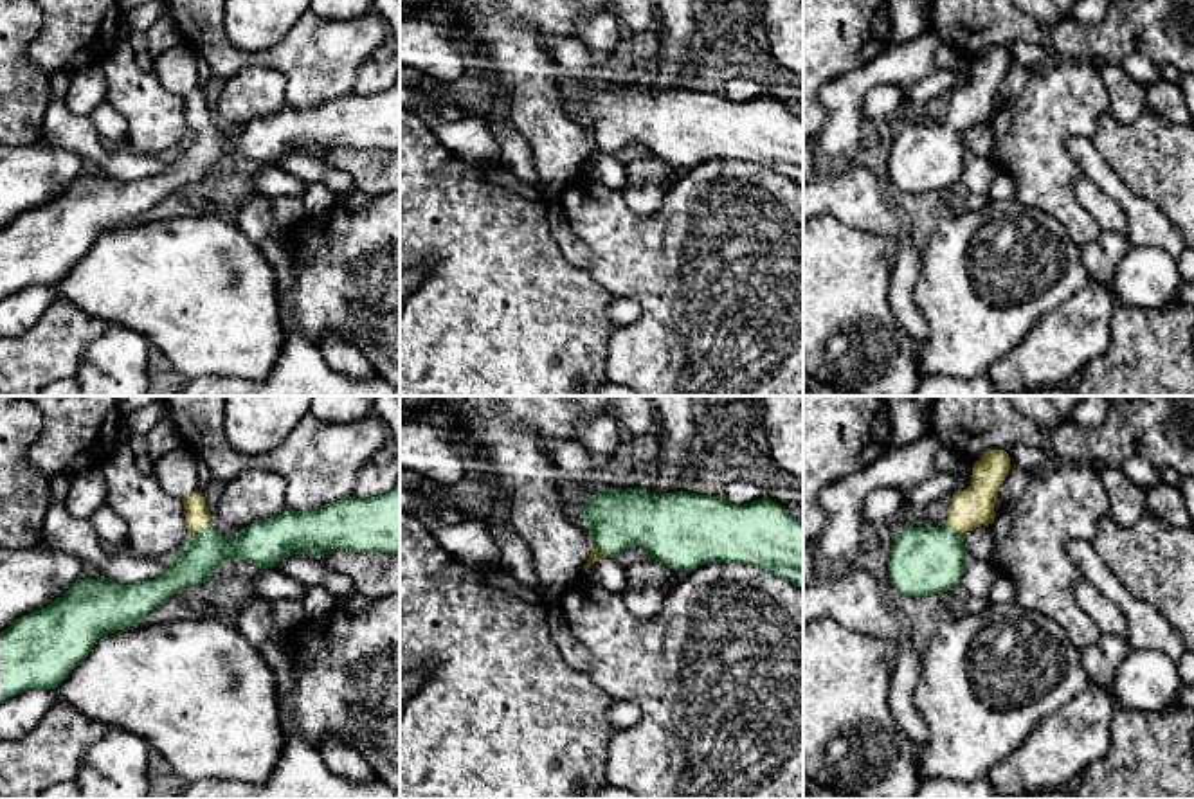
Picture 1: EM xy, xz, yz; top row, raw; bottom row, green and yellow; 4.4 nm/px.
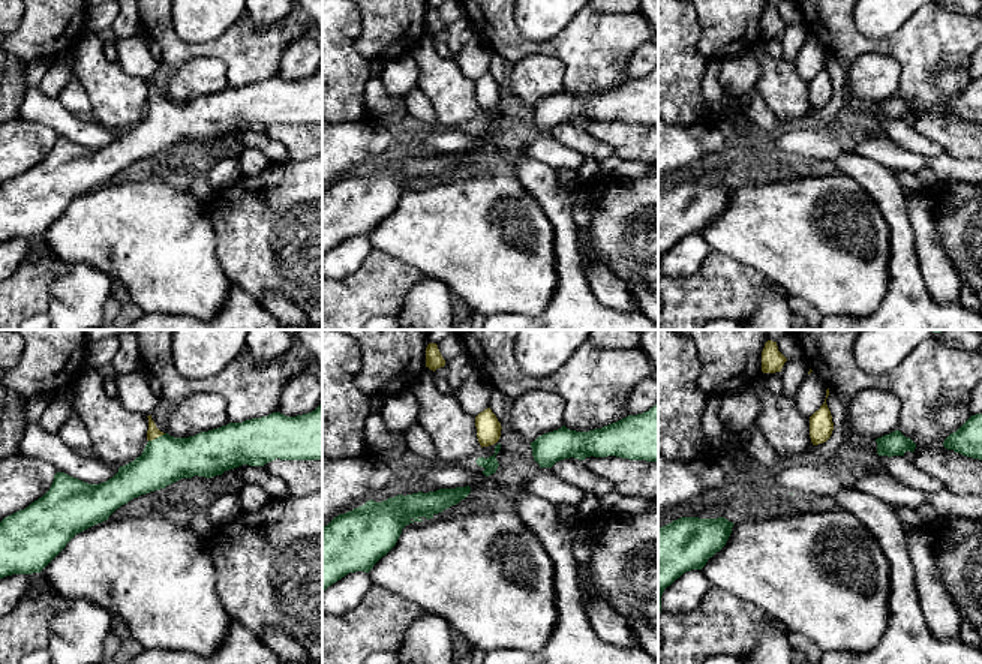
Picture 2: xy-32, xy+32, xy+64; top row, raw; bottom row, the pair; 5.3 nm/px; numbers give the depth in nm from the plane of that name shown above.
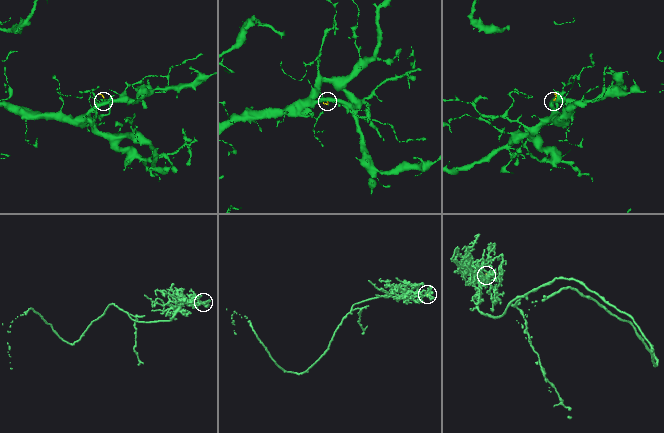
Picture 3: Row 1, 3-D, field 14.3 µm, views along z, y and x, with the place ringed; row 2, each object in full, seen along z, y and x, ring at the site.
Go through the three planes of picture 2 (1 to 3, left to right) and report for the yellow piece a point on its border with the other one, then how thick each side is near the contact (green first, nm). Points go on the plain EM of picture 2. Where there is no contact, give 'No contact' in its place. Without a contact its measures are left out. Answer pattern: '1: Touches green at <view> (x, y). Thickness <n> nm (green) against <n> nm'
1: Touches green at xy-32 (156, 102). Thickness 260 nm (green) against 70 nm
2: No contact
3: No contact

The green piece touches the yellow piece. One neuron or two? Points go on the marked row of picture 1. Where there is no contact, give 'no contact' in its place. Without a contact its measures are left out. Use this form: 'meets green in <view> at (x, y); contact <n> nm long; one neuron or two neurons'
meets green in xy at (198, 531); contact 110 nm long; one neuron

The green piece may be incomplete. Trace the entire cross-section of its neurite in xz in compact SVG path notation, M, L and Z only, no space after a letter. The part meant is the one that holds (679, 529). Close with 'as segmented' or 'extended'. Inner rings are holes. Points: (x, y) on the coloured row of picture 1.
M607 488L585 506L582 524L591 534L592 551L583 565L639 547L652 560L674 569L693 570L699 565L742 563L760 567L803 590L803 520L769 497L751 504L731 504L726 498L674 491L654 497L647 488Z; extended

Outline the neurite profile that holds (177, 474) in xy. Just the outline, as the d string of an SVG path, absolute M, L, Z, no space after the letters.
M185 446L160 455L153 475L169 497L185 498L200 491L196 455Z

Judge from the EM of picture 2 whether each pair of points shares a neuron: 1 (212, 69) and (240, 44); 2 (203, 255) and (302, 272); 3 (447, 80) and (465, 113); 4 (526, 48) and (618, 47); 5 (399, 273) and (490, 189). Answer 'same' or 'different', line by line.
1: different
2: different
3: same
4: same
5: different

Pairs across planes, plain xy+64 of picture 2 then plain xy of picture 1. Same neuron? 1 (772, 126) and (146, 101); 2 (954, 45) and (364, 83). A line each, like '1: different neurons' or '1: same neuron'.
1: different neurons
2: different neurons

